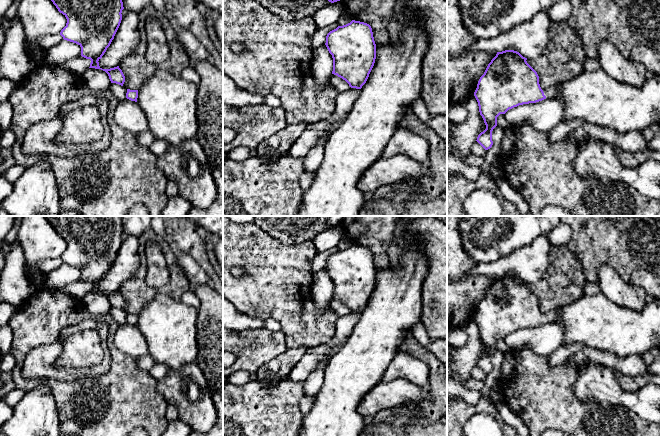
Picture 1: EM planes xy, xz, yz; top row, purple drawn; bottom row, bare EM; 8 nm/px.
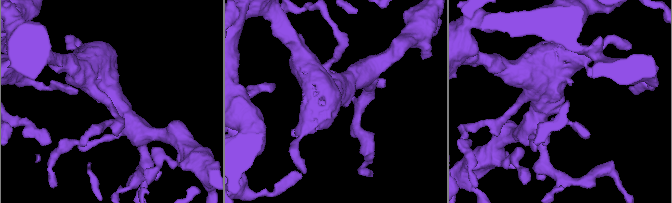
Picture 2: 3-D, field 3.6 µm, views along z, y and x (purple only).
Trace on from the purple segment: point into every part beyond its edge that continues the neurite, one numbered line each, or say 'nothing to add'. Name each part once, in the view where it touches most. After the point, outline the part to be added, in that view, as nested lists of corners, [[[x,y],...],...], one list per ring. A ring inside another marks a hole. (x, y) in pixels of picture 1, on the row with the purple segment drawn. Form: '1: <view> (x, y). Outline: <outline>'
1: yz (550, 92). Outline: [[[551,86],[547,89],[544,89],[543,92],[544,92],[544,95],[546,96],[546,98],[554,98],[557,93],[557,87]]]

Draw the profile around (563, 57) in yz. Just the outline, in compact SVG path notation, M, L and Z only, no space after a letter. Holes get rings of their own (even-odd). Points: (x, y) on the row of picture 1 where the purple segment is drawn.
M551 21L544 52L536 59L526 61L537 72L540 87L544 90L583 72L585 58L581 39L568 21Z

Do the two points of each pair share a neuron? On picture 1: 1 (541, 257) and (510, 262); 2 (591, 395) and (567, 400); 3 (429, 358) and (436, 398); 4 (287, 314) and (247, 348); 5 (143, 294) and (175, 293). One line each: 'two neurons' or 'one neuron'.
1: one neuron
2: two neurons
3: one neuron
4: two neurons
5: one neuron

